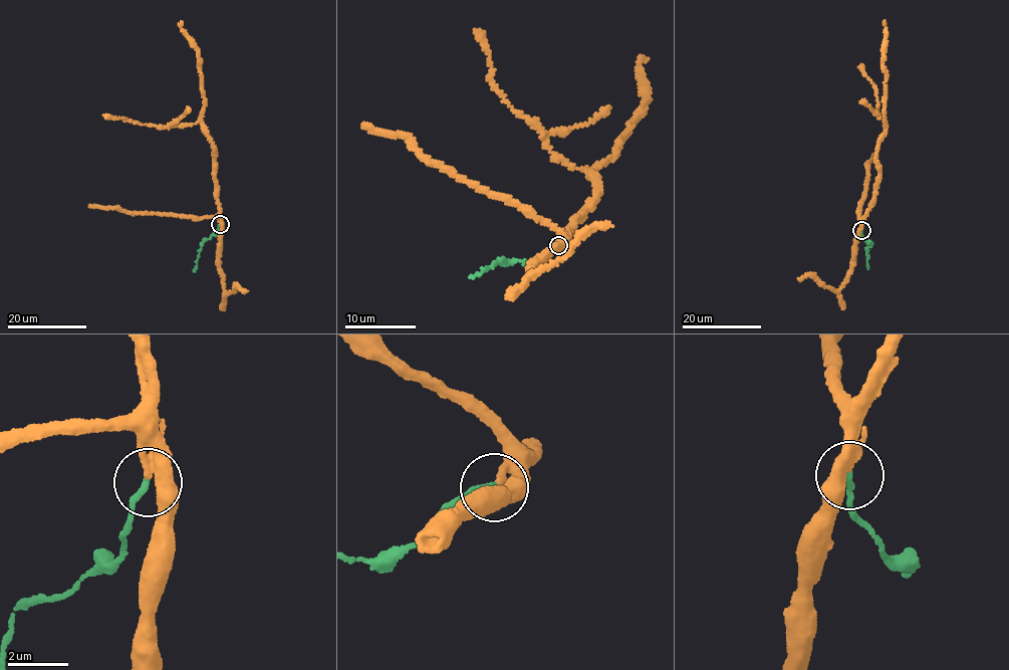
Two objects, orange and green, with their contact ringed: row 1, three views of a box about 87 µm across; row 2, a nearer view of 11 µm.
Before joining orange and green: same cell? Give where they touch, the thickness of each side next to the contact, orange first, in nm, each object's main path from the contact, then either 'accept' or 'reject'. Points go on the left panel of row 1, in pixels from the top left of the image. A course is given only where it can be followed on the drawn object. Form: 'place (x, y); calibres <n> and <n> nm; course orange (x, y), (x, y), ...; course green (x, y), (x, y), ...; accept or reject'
place (220, 224); calibres 320 and 200 nm; course orange (220, 223), (212, 141), (201, 120), (204, 90), (198, 48), (181, 29), (182, 20); course green (220, 224), (216, 233), (202, 241), (193, 271); reject

